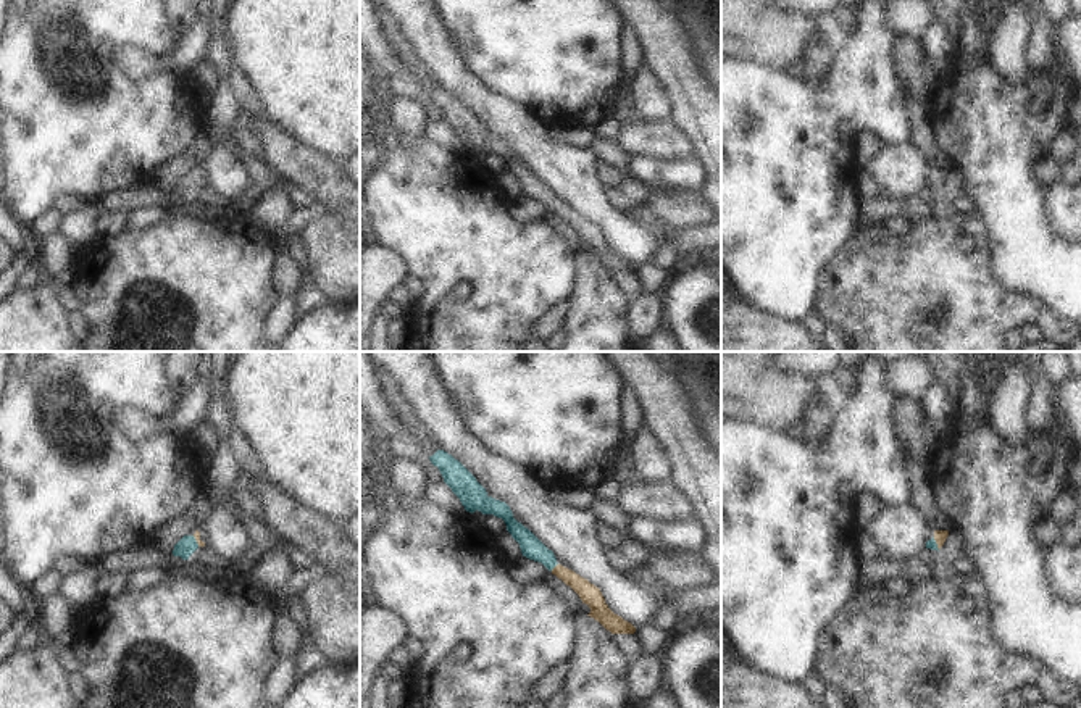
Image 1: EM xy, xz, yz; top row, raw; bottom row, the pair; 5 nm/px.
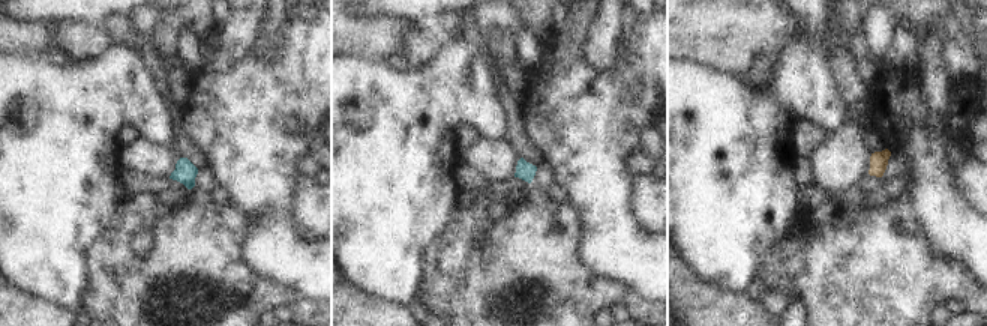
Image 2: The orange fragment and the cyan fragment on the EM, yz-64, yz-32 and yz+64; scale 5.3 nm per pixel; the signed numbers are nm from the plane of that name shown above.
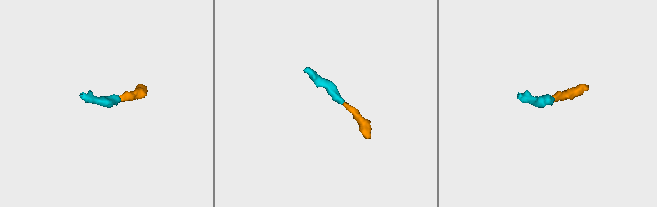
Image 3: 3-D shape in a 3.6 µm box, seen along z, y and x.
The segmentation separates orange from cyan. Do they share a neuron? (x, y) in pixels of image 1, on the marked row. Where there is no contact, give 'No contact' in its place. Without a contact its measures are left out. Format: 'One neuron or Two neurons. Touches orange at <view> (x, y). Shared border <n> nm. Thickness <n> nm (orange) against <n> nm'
One neuron. Touches orange at xz (555, 566). Shared border 50 nm. Thickness 100 nm (orange) against 110 nm

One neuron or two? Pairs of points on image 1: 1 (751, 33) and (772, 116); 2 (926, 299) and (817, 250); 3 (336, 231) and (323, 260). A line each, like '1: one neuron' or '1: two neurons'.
1: two neurons
2: two neurons
3: one neuron

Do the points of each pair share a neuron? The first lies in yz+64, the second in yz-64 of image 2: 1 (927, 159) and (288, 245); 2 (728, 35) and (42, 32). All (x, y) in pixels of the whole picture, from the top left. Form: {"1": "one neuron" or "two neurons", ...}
{"1": "one neuron", "2": "one neuron"}

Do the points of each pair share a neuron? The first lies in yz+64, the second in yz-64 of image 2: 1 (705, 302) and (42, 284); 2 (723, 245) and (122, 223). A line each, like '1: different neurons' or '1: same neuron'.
1: different neurons
2: different neurons

